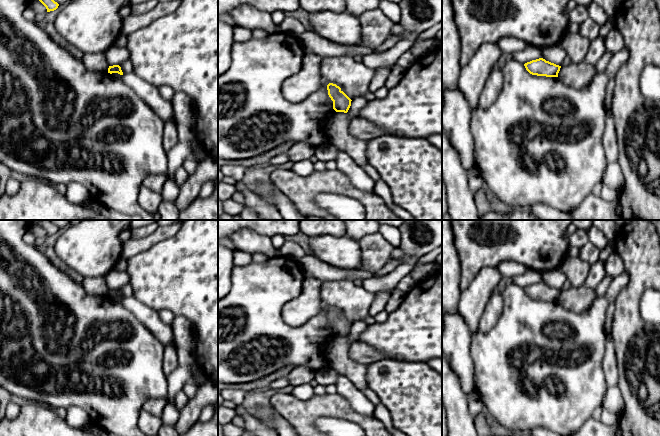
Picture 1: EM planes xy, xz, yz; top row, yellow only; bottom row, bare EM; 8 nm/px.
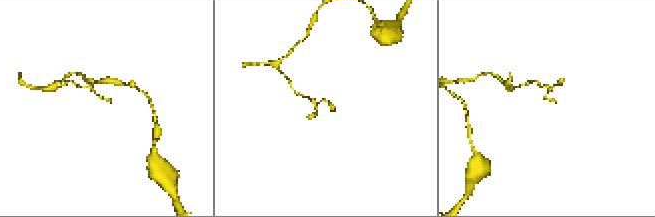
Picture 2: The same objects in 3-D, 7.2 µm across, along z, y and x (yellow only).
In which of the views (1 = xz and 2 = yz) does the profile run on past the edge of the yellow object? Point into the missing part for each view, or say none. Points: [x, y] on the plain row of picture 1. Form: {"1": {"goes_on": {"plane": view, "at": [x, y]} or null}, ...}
{"1": {"goes_on": null}, "2": {"goes_on": null}}

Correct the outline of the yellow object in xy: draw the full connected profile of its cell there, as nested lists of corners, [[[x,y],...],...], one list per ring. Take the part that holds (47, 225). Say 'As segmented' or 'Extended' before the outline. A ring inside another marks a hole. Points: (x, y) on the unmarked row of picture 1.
As segmented. [[[31,220],[39,224],[47,233],[47,236],[54,235],[58,232],[59,228],[55,226],[50,220]]]

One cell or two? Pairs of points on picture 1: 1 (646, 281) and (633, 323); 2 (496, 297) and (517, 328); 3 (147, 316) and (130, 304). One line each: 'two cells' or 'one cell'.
1: one cell
2: two cells
3: one cell

